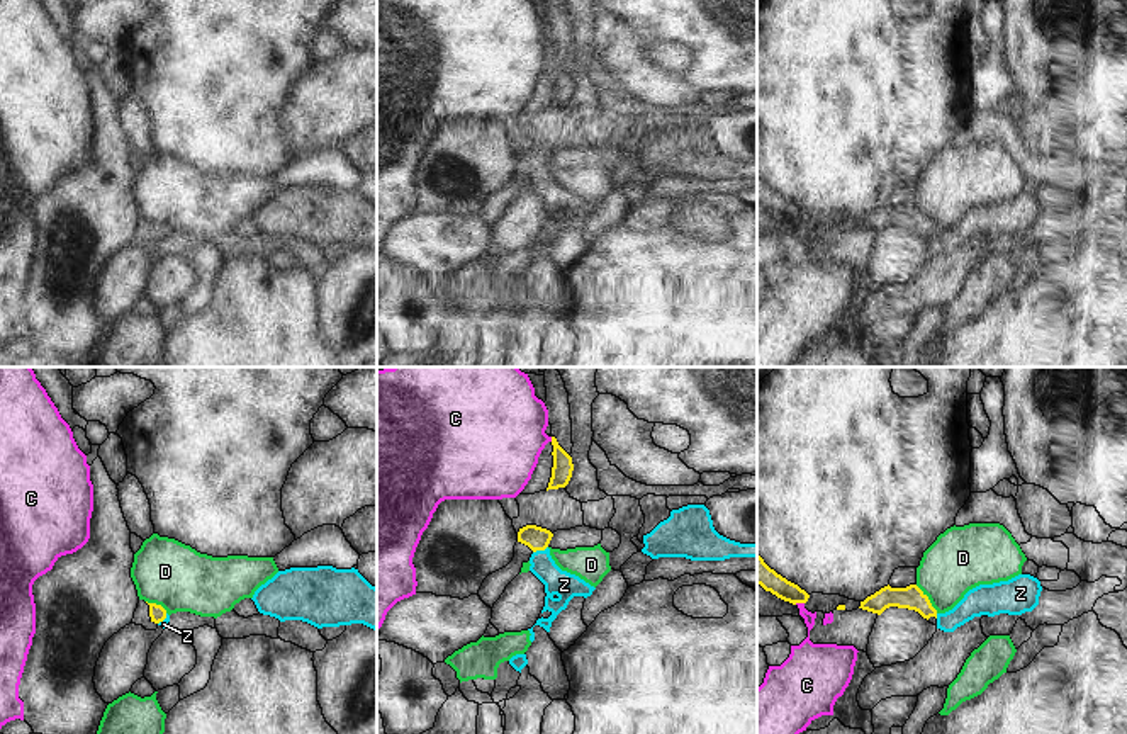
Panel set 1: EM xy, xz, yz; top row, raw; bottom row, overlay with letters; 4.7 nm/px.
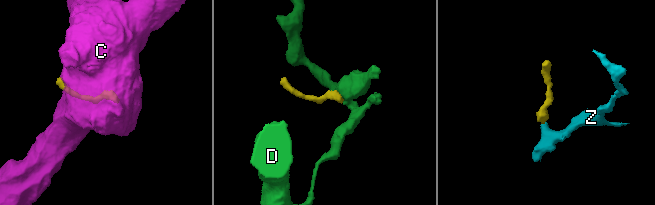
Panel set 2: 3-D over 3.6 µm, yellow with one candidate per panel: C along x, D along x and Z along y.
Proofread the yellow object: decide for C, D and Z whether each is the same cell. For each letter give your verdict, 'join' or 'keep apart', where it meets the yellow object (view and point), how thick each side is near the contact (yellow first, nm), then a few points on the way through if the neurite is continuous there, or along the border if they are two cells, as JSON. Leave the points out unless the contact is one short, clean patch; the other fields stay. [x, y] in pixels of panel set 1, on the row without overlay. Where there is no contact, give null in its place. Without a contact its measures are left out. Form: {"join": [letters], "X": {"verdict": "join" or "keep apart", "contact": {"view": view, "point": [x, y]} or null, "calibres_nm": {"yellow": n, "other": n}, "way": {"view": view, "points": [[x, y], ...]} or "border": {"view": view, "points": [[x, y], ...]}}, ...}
{"join": ["Z"], "C": {"verdict": "keep apart", "contact": {"view": "yz", "point": [798, 221]}, "calibres_nm": {"yellow": 110, "other": 110}, "border": {"view": "yz", "points": [[803, 221], [795, 223]]}}, "D": {"verdict": "keep apart", "contact": {"view": "yz", "point": [927, 218]}, "calibres_nm": {"yellow": 110, "other": 300}, "border": {"view": "yz", "points": [[915, 204], [937, 231]]}}, "Z": {"verdict": "join", "contact": {"view": "xz", "point": [540, 169]}, "calibres_nm": {"yellow": 110, "other": 120}, "way": {"view": "xz", "points": [[535, 157], [540, 169], [540, 180], [564, 204]]}}}

